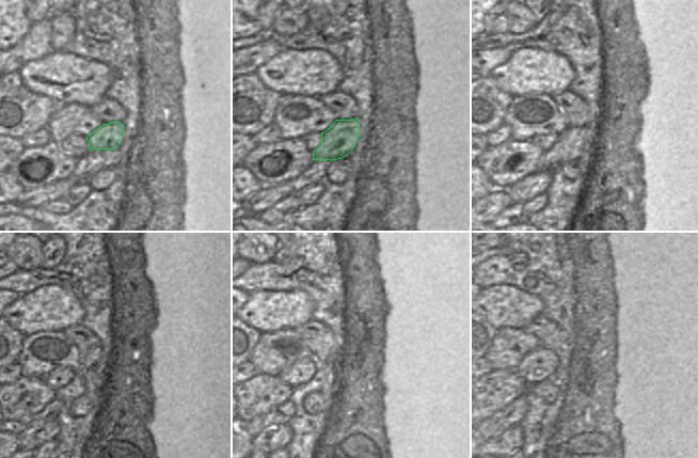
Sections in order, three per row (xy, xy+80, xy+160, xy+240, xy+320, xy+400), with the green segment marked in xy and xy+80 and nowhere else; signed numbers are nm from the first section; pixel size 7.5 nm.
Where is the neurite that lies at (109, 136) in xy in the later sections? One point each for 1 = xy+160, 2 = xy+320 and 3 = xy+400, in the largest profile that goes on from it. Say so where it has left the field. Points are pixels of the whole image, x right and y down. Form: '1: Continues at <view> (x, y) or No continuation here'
1: Continues at xy+160 (568, 146)
2: Continues at xy+320 (281, 414)
3: Continues at xy+400 (510, 416)

